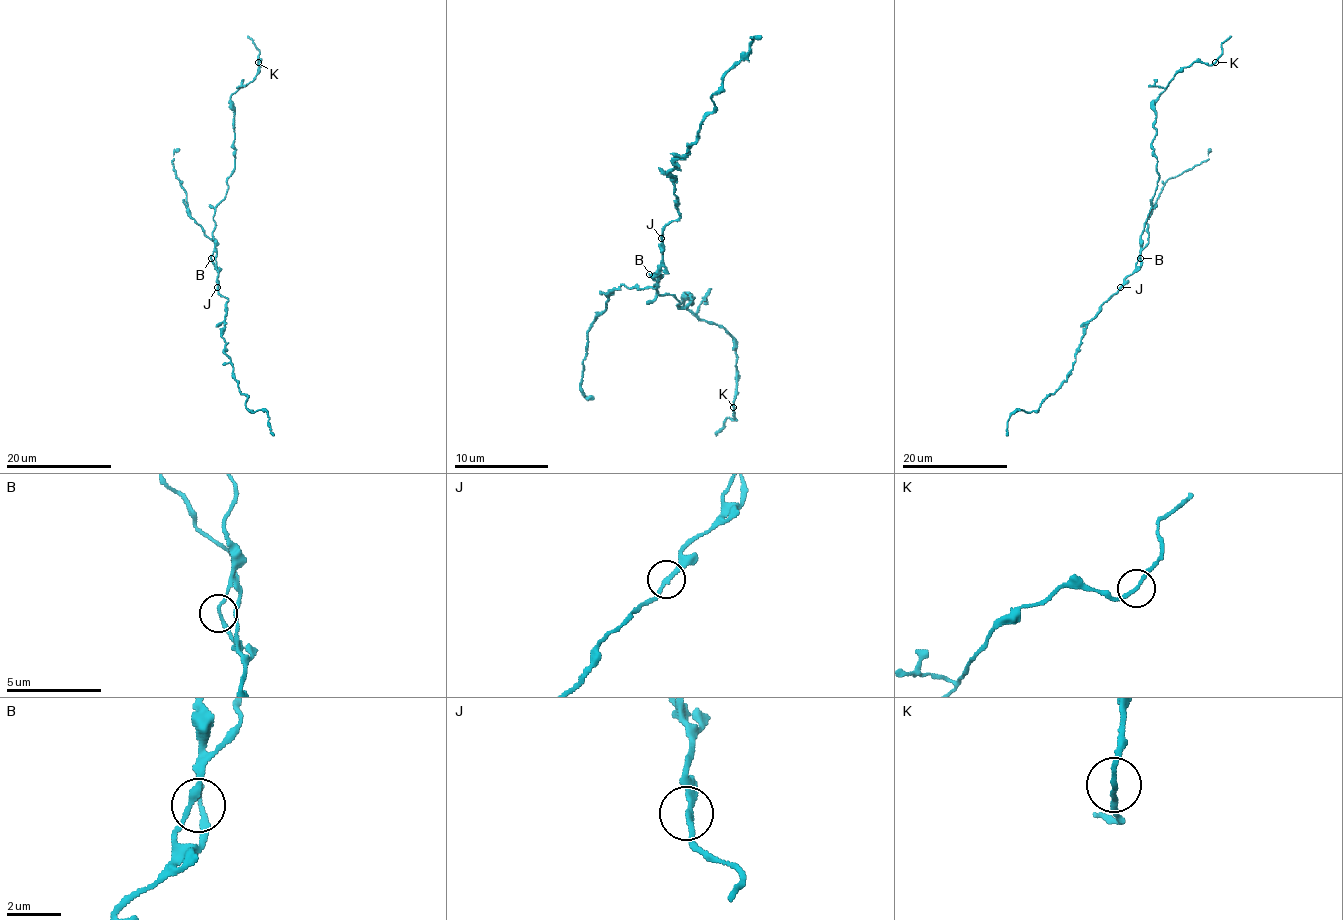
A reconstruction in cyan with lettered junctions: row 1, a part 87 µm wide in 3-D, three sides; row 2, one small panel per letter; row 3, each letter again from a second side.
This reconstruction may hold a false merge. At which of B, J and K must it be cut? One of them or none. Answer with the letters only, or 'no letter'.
no letter

